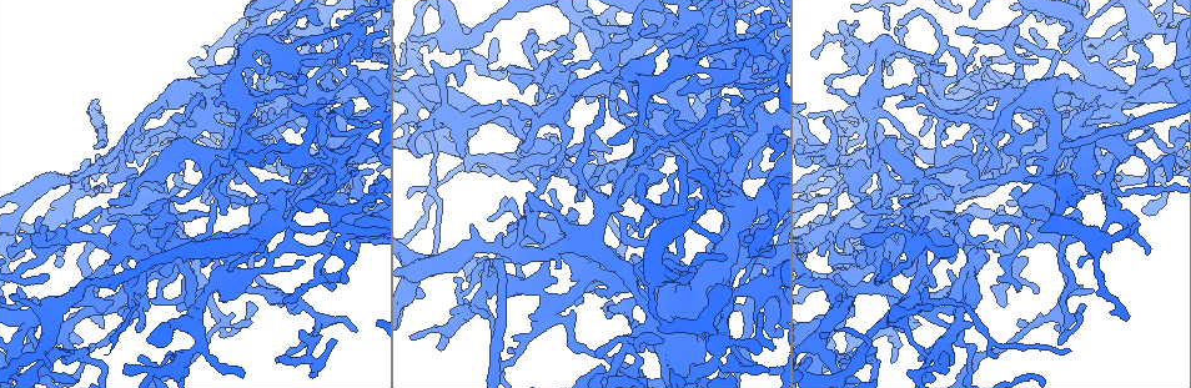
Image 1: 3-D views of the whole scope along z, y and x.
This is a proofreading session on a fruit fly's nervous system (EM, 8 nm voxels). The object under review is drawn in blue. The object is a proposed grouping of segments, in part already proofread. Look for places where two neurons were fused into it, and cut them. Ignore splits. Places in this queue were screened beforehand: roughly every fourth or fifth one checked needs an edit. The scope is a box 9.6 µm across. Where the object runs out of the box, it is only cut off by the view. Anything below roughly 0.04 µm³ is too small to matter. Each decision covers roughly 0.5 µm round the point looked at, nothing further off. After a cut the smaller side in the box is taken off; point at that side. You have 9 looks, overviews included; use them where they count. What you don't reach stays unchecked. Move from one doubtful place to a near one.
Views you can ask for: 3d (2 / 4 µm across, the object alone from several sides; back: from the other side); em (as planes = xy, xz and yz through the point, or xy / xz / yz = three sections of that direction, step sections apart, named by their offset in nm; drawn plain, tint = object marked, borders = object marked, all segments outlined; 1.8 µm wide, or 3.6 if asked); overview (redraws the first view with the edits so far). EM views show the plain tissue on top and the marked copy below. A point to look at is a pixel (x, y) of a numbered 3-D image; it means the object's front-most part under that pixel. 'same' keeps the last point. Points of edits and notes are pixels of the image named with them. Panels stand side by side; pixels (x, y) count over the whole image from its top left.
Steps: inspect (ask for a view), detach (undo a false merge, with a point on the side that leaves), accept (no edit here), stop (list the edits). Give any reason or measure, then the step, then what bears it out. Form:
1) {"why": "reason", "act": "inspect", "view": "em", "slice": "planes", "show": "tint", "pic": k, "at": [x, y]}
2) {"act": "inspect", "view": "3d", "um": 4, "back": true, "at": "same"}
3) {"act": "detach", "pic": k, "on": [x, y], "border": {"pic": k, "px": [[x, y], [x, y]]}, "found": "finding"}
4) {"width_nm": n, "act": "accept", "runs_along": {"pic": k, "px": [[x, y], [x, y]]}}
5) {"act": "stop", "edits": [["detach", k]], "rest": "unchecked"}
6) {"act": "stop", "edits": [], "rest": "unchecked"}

{"why": "thick turns thin", "act": "inspect", "view": "em", "slice": "planes", "show": "tint", "pic": 1, "at": [658, 278]}

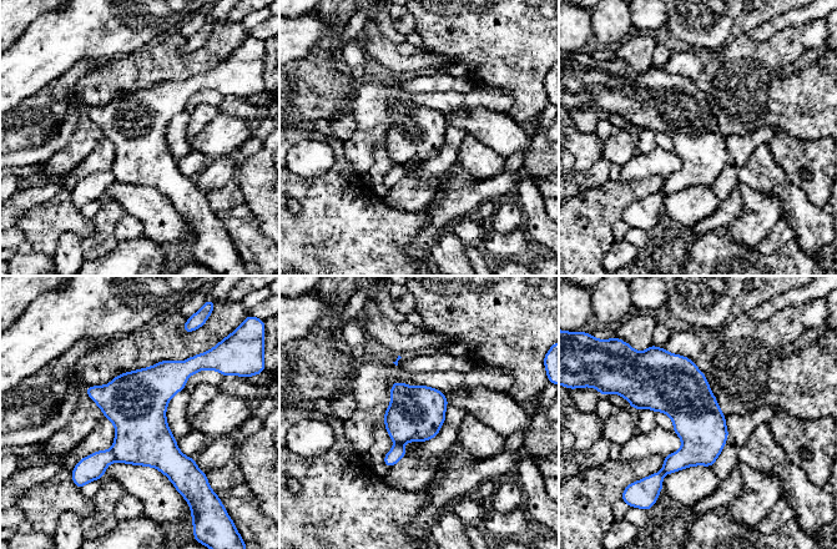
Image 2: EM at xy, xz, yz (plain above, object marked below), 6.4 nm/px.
{"width_nm": 340, "act": "accept", "found": "continuous, no second neuron"}

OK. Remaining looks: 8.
{"why": "looks like a crossing", "act": "inspect", "view": "em", "slice": "planes", "show": "tint", "pic": 1, "at": [1171, 150]}

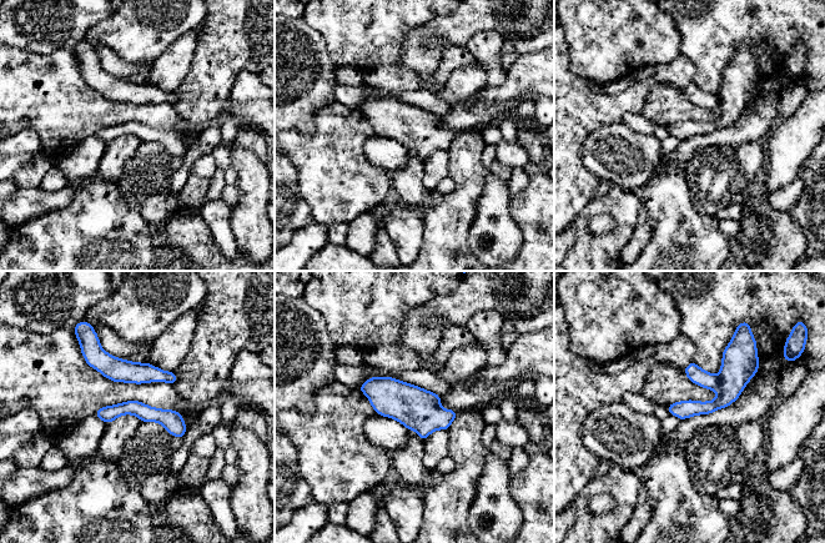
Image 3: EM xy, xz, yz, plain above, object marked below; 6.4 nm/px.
{"act": "accept", "runs_along": {"pic": 3, "px": [[733, 347], [729, 391], [709, 407], [673, 411]]}, "found": "continuous, no second neuron"}

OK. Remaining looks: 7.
{"why": "narrows sharply", "act": "inspect", "view": "em", "slice": "planes", "show": "borders", "pic": 1, "at": [266, 136]}

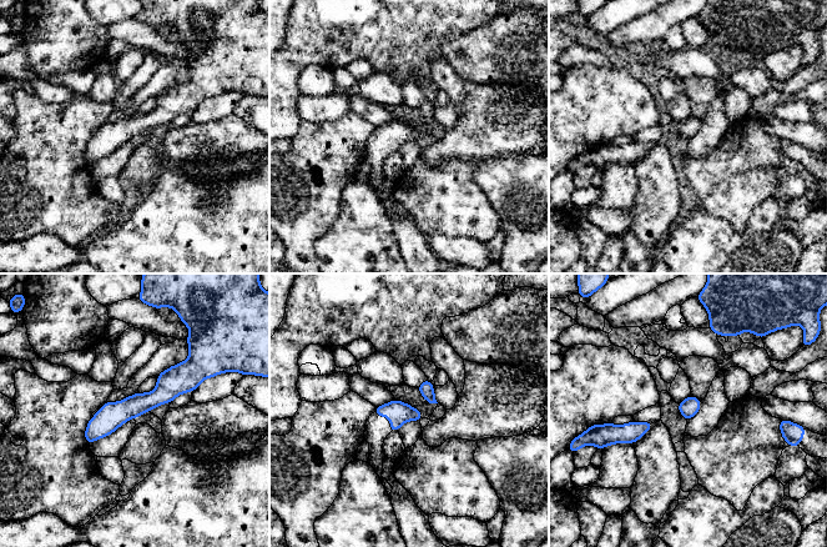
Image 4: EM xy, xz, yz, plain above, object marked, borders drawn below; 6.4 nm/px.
{"width_nm": 120, "act": "accept", "found": "one neuron here"}

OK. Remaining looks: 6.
{"why": "closes a loop", "act": "inspect", "view": "3d", "um": 4, "back": true, "pic": 1, "at": [761, 63]}

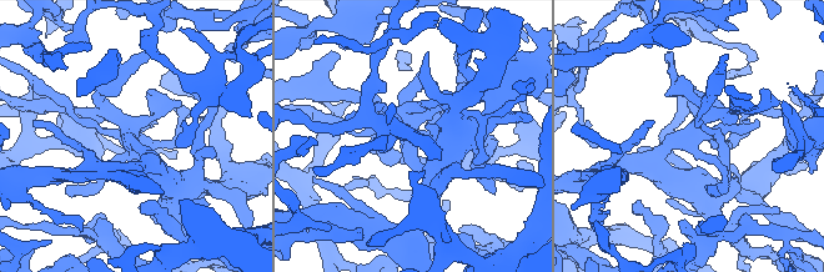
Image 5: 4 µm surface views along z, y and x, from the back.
{"act": "inspect", "view": "em", "slice": "yz", "step": 8, "show": "tint", "pic": 5, "at": [693, 132]}

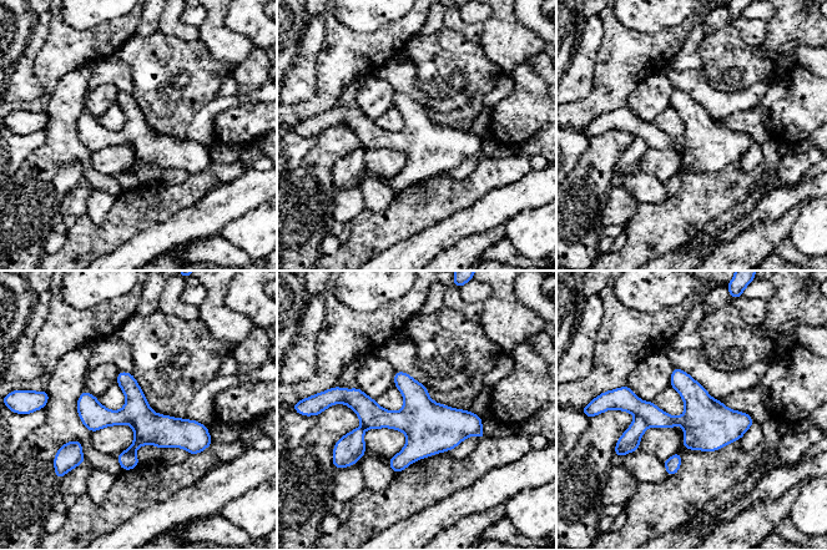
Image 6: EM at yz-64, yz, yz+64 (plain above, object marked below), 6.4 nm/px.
{"why": "another direction", "act": "inspect", "view": "em", "slice": "planes", "show": "tint", "at": "same"}

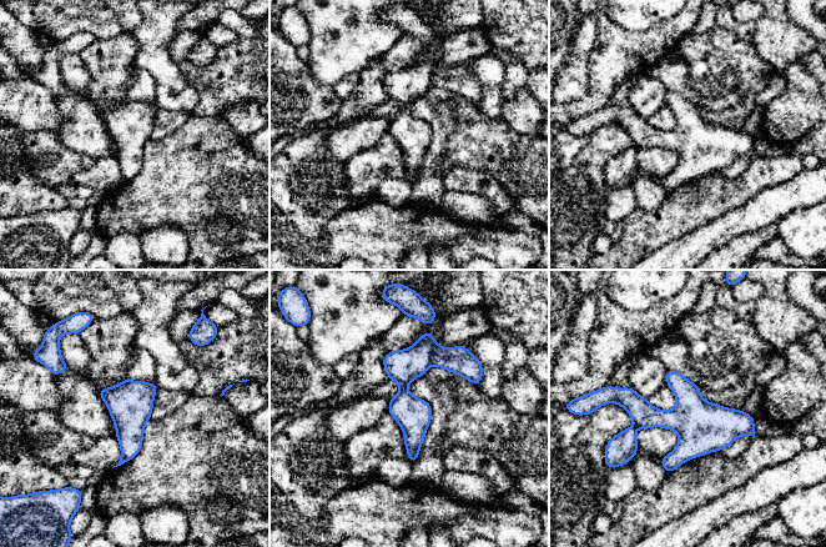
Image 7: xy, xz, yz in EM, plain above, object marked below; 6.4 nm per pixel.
{"act": "detach", "pic": 7, "on": [458, 360], "border": {"pic": 7, "px": [[436, 342], [428, 364]]}, "found": "a second neuron is stuck on"}

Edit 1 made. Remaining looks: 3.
{"act": "stop", "edits": [["detach", 7]], "rest": "unchecked"}

